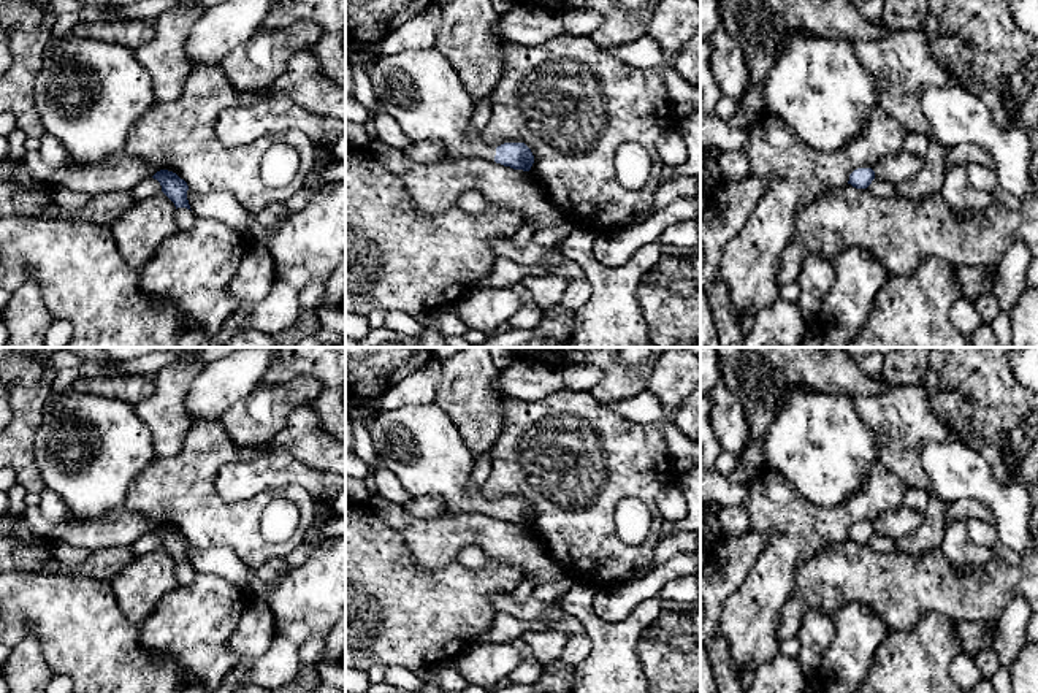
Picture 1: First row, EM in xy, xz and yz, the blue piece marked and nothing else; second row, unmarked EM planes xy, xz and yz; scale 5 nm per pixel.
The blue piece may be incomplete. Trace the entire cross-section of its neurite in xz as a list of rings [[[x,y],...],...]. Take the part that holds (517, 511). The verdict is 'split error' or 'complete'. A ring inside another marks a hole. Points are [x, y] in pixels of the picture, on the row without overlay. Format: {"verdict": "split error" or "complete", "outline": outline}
{"verdict": "split error", "outline": [[[436,403],[377,411],[368,431],[380,466],[390,469],[410,496],[437,496],[450,515],[477,512],[531,525],[534,511],[525,498],[494,503],[469,487],[477,460]]]}

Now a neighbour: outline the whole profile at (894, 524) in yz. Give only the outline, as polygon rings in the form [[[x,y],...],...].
[[[900,506],[894,511],[884,512],[872,525],[875,526],[875,533],[895,541],[914,531],[921,522],[922,512]]]

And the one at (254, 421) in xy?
[[[298,376],[287,384],[261,381],[250,395],[235,401],[220,420],[238,447],[265,447],[295,409],[311,404],[322,392],[323,385],[314,376]]]

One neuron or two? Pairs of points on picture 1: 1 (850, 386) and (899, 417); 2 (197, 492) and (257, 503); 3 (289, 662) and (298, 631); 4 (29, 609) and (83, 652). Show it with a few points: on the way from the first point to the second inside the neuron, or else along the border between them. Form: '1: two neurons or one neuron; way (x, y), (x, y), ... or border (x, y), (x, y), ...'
1: two neurons; border (885, 384), (880, 394), (856, 395), (853, 398)
2: one neuron; way (211, 506), (216, 511), (243, 511)
3: two neurons; border (273, 635), (289, 639), (298, 647)
4: one neuron; way (41, 611), (70, 639)

